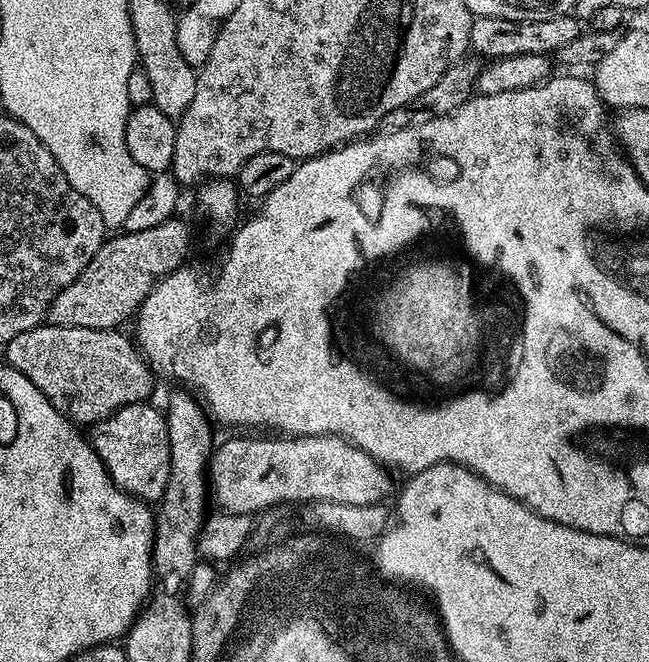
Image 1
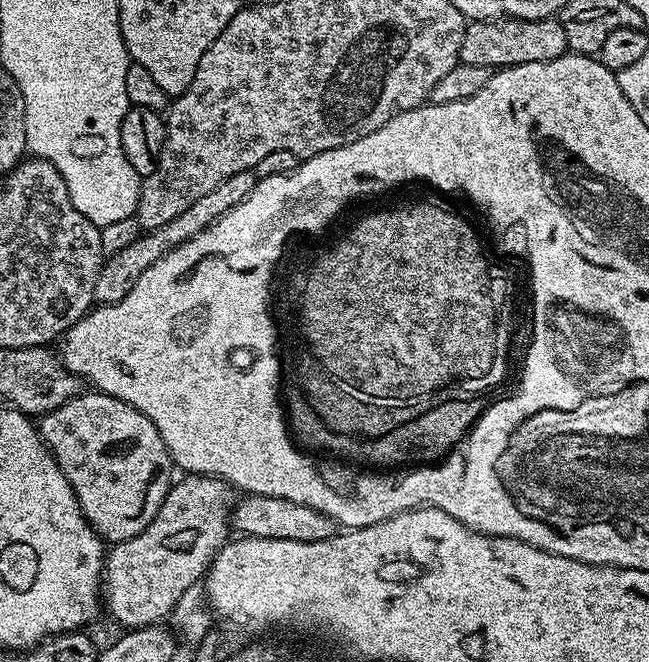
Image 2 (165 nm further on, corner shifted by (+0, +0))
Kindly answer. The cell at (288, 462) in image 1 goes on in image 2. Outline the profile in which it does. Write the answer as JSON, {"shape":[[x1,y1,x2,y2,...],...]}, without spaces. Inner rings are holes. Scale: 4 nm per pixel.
{"shape":[[188,474,183,478,185,480,177,479,168,489,158,514,150,518,150,526,146,526,142,534,134,534,134,538,126,538,107,549,102,581,102,588,106,593,106,612,108,608,109,614,121,624,121,629,145,628,167,621,178,598,182,598,182,594,186,594,190,586,203,581,212,557,230,539,230,517,234,503,232,485,217,476]]}

